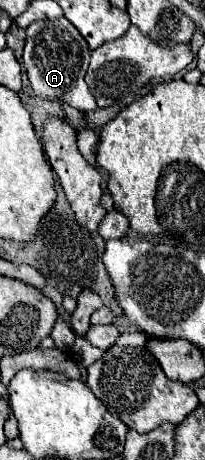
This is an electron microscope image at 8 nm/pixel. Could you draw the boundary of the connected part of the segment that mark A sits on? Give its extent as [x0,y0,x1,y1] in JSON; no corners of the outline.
[23,16,97,112]

